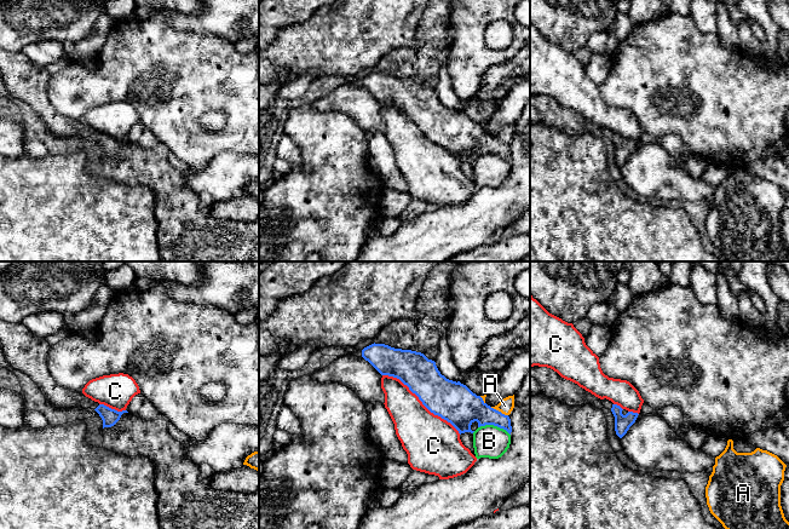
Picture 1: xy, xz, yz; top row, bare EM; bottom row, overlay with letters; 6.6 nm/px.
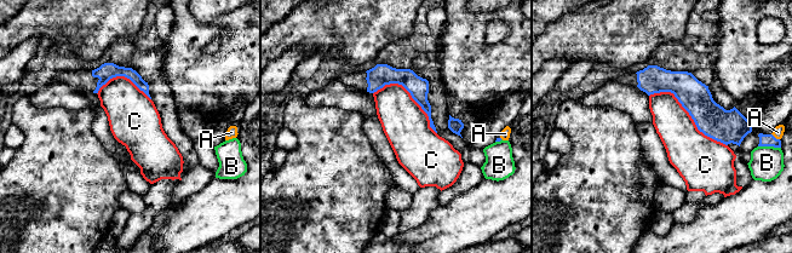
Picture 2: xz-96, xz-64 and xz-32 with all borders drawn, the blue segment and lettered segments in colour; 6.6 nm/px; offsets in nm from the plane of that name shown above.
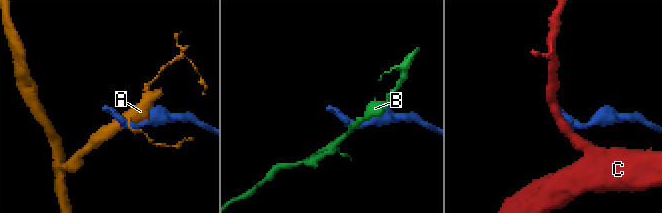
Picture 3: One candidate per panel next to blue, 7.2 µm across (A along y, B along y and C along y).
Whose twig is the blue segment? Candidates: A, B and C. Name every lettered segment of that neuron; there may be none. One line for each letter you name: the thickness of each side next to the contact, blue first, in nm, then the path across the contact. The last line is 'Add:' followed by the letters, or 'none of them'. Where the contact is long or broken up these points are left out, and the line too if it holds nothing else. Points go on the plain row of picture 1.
Add: none of them

